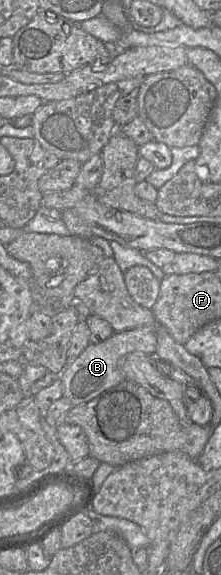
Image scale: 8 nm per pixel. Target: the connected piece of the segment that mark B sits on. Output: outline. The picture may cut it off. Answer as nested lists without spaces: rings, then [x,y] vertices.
[[[150,326],[115,332],[103,342],[98,344],[90,343],[73,362],[68,362],[60,375],[57,375],[63,385],[63,397],[68,398],[73,406],[87,403],[103,391],[118,385],[126,379],[118,367],[118,361],[122,356],[136,351],[155,355],[156,348],[156,329]]]

